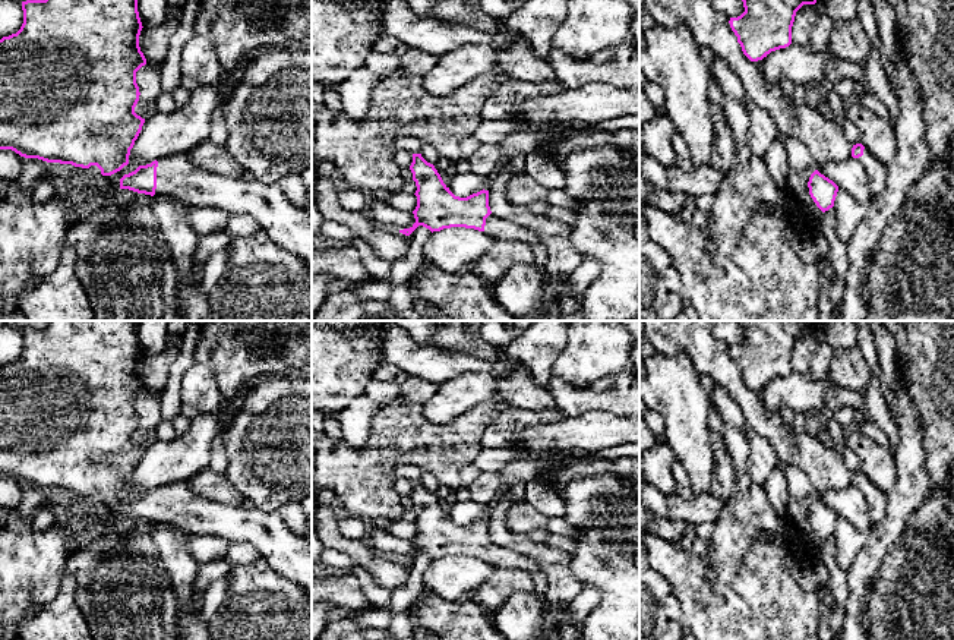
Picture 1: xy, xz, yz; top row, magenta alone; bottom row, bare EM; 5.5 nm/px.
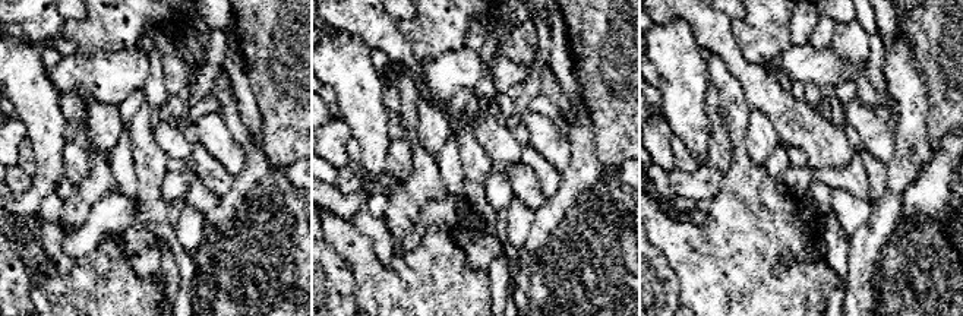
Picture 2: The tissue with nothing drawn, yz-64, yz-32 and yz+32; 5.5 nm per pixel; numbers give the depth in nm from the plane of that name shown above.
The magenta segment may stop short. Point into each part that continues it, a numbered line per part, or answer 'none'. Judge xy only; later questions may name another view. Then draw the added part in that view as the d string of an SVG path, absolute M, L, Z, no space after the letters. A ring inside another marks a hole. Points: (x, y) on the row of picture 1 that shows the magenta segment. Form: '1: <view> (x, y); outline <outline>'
1: xy (288, 227); outline M181 154L158 160L155 195L171 196L187 205L219 208L228 214L252 215L277 246L312 264L312 214L294 206L278 183L214 174L193 165Z

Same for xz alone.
1: xz (499, 229); outline M490 214L486 218L484 233L495 240L515 240L528 245L540 243L538 237L527 227Z

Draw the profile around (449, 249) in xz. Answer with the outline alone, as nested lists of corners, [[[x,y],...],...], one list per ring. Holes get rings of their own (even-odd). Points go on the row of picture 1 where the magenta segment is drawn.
[[[443,228],[430,234],[423,248],[423,258],[436,269],[458,272],[459,268],[478,262],[495,242],[484,231],[474,228]]]

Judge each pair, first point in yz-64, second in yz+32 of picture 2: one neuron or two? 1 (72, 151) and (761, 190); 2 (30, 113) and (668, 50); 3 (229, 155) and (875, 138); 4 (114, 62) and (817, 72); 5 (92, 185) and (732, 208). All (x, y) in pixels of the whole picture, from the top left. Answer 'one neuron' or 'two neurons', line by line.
1: two neurons
2: one neuron
3: one neuron
4: one neuron
5: one neuron

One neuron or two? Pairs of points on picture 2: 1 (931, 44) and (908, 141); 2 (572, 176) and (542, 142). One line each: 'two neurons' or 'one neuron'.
1: two neurons
2: two neurons

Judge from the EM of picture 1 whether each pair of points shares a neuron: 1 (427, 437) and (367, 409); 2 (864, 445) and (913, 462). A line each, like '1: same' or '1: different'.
1: different
2: different

